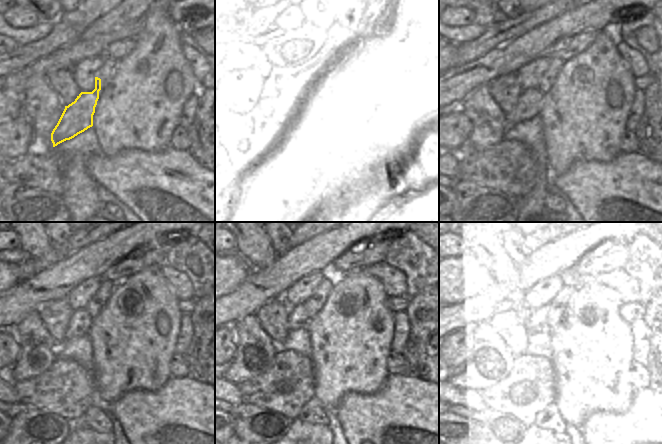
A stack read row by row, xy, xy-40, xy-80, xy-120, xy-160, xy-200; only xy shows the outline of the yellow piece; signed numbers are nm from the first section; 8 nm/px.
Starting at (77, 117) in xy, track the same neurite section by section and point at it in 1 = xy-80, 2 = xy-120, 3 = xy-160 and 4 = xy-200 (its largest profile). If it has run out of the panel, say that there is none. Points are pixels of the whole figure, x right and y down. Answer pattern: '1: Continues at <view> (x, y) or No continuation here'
1: Continues at xy-80 (529, 103)
2: Continues at xy-120 (81, 320)
3: Continues at xy-160 (302, 315)
4: Continues at xy-200 (536, 321)

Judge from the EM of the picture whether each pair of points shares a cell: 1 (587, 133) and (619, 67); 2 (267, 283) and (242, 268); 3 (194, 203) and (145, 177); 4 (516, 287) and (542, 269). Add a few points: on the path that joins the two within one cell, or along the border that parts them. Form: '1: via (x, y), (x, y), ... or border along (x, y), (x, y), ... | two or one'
1: via (587, 117), (587, 106), (591, 96), (603, 83) | one
2: border along (255, 270), (235, 290) | two
3: via (182, 196), (157, 185) | one
4: border along (516, 266), (522, 286), (526, 290) | two

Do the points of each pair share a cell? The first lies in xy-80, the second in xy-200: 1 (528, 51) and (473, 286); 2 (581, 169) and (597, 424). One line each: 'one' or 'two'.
1: two
2: one

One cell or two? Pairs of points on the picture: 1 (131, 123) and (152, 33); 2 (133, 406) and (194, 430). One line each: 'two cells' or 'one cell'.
1: one cell
2: one cell

